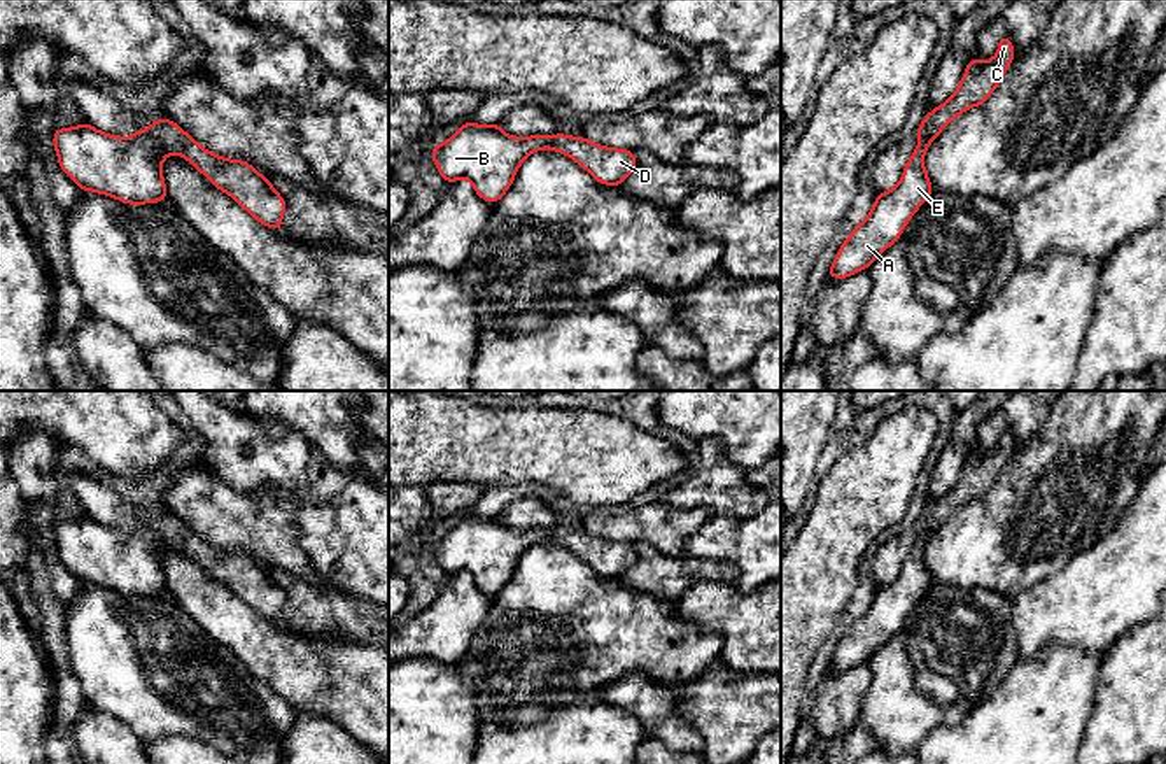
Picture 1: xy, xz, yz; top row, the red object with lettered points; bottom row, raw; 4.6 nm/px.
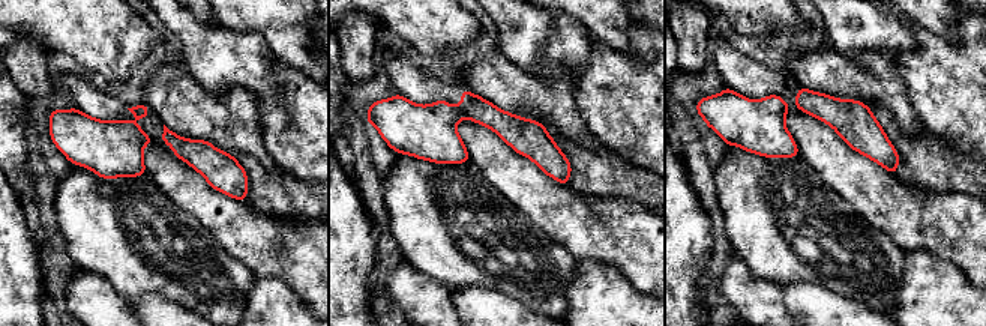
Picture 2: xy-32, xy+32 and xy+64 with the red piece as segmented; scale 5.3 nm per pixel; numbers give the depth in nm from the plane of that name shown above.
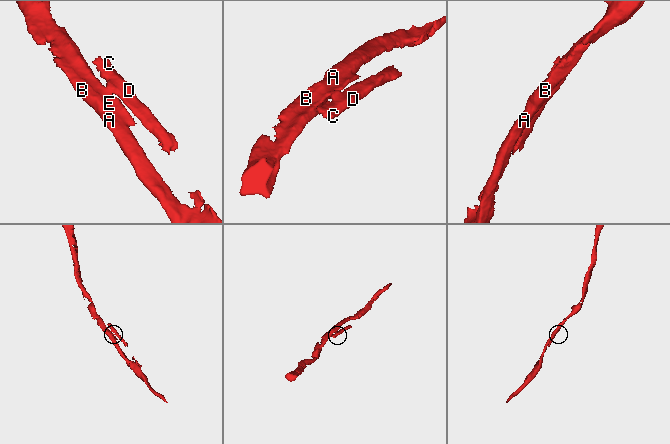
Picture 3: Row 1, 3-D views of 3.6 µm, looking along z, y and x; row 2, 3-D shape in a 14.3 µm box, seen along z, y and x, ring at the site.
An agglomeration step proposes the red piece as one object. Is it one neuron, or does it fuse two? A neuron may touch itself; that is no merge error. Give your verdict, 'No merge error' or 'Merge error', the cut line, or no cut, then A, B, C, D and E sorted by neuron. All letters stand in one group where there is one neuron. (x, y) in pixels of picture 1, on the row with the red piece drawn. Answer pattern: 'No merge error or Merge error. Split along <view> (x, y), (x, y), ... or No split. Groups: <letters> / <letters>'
Merge error. Split along xy (149, 128), (153, 137), (168, 153). Groups: A B E / C D

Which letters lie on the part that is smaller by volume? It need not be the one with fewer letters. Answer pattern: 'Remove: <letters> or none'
Remove: C, D

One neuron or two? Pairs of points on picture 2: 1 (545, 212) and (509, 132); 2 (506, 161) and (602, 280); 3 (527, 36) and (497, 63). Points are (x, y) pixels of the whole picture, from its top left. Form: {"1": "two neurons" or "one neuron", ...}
{"1": "two neurons", "2": "two neurons", "3": "two neurons"}

